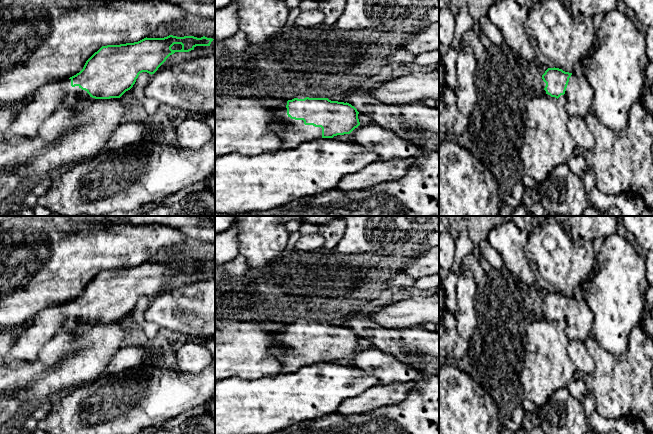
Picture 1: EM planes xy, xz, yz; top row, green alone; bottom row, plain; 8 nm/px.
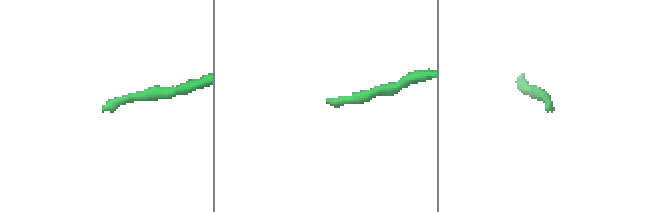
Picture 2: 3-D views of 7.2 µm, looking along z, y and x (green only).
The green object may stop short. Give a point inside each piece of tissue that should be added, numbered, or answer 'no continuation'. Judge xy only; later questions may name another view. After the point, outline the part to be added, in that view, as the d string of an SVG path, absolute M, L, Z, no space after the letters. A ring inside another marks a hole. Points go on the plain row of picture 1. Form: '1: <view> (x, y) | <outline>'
1: xy (45, 324) | M71 303L45 308L18 335L5 362L11 364L14 361L36 361L42 347L59 330L81 331L84 325L93 324L96 323L79 310L72 311Z

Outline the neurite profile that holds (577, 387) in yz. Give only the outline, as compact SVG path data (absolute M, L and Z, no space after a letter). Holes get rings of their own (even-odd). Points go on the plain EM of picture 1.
M573 379L567 388L571 395L583 404L587 395L587 388L583 379Z

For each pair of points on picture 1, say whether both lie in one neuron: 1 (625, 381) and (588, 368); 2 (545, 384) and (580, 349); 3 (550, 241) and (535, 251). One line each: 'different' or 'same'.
1: different
2: different
3: same

